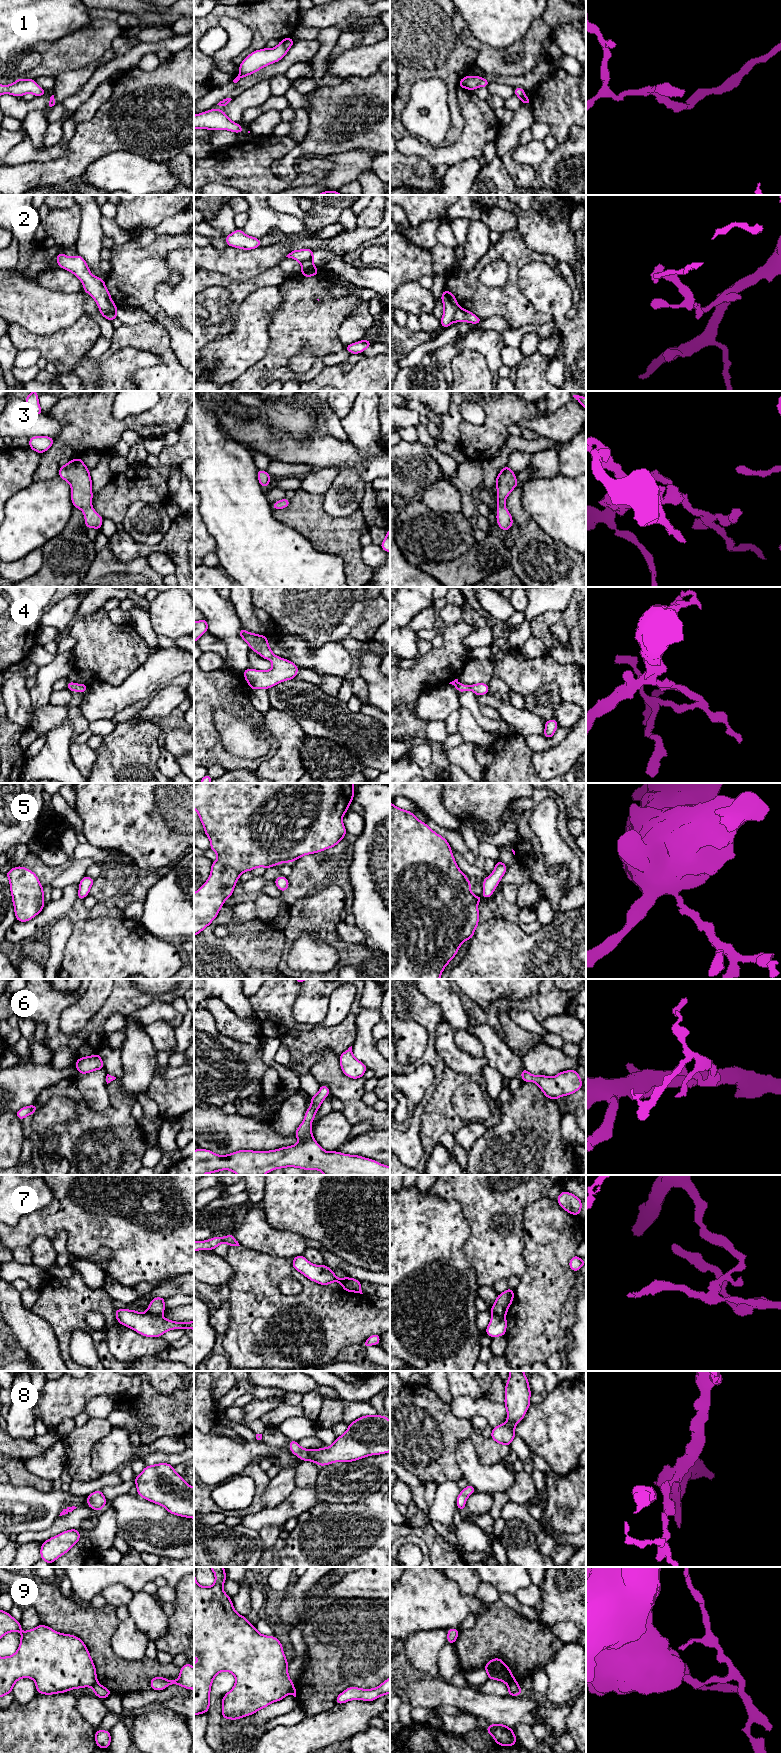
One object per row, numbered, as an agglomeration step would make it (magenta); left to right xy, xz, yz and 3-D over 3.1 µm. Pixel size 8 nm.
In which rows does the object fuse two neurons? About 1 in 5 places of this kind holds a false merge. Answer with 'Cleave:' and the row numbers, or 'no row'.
Cleave: 2, 7, 9

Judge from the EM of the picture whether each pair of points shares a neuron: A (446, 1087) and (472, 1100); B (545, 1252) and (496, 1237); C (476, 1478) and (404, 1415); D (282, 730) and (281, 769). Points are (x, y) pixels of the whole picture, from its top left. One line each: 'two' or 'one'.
A: two
B: two
C: two
D: one

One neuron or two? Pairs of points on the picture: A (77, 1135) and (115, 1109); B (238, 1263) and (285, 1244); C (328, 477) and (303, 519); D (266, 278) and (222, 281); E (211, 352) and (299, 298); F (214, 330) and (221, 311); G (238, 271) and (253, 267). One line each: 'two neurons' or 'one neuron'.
A: one neuron
B: two neurons
C: two neurons
D: one neuron
E: two neurons
F: two neurons
G: one neuron

